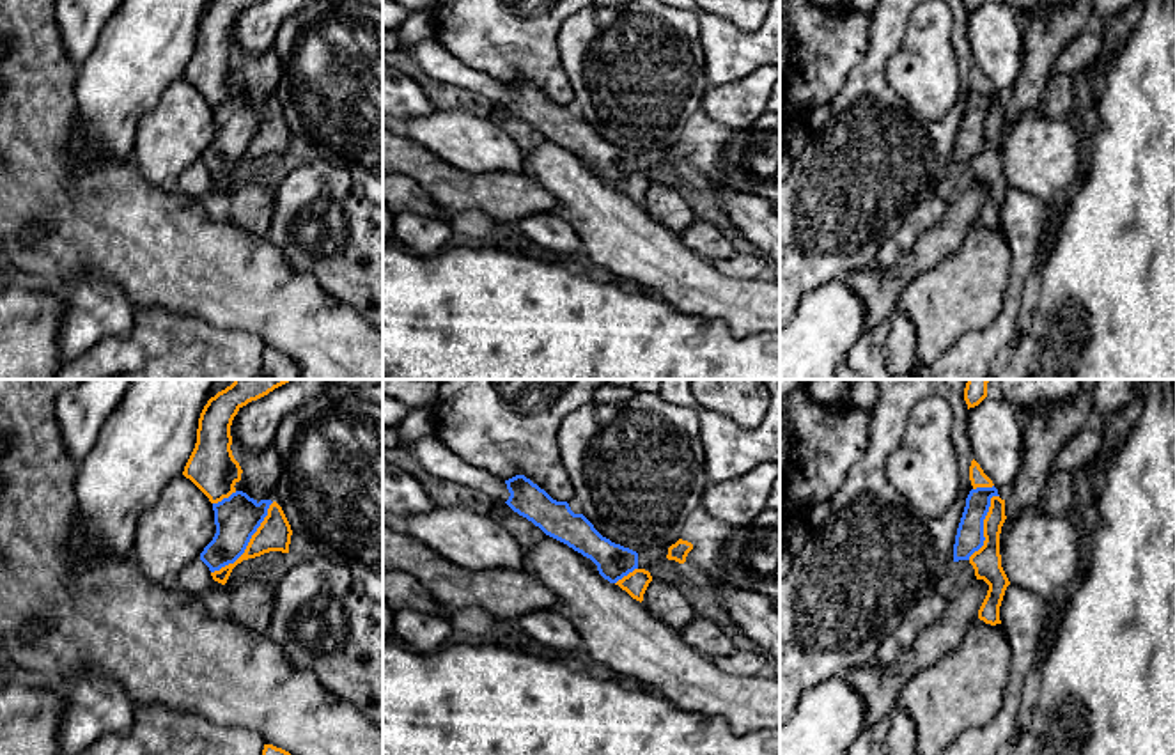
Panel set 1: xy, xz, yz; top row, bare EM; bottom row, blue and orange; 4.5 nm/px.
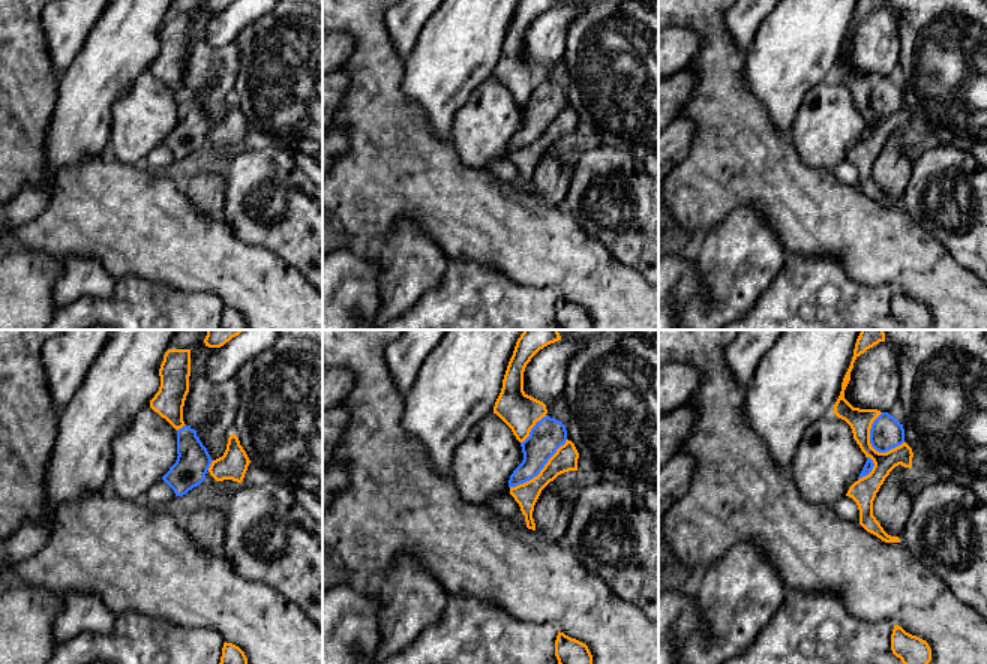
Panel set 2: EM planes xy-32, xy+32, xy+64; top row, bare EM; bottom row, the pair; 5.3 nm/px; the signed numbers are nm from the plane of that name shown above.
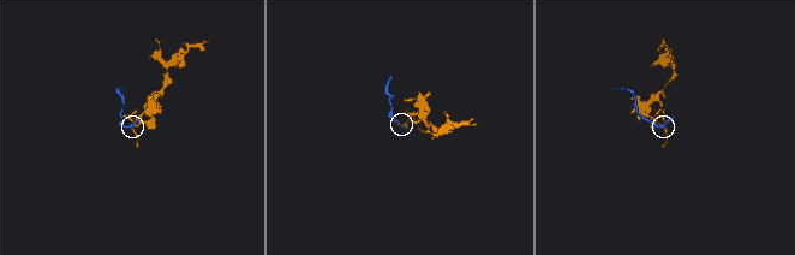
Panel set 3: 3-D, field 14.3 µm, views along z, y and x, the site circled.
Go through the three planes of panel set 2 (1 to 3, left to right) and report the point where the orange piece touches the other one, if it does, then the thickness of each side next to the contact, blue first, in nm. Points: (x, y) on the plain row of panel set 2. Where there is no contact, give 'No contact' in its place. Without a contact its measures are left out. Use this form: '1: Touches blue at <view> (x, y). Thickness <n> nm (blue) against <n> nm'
1: Touches blue at xy-32 (210, 128). Thickness 180 nm (blue) against 160 nm
2: Touches blue at xy+32 (540, 134). Thickness 180 nm (blue) against 130 nm
3: Touches blue at xy+64 (870, 98). Thickness 170 nm (blue) against 130 nm

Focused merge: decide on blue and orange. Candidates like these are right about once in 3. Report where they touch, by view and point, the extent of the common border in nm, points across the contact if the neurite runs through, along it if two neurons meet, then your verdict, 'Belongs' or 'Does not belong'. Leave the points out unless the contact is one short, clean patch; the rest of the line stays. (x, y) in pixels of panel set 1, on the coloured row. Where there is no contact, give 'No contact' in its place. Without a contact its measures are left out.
Touches blue at xy (249, 541). Shared border 440 nm. Does not belong

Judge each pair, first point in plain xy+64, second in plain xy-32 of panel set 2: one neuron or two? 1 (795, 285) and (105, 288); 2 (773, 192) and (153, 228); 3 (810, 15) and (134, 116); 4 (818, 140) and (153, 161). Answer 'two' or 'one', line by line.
1: two
2: one
3: two
4: two

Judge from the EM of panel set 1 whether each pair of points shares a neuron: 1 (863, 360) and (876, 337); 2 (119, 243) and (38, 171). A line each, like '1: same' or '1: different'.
1: same
2: same

